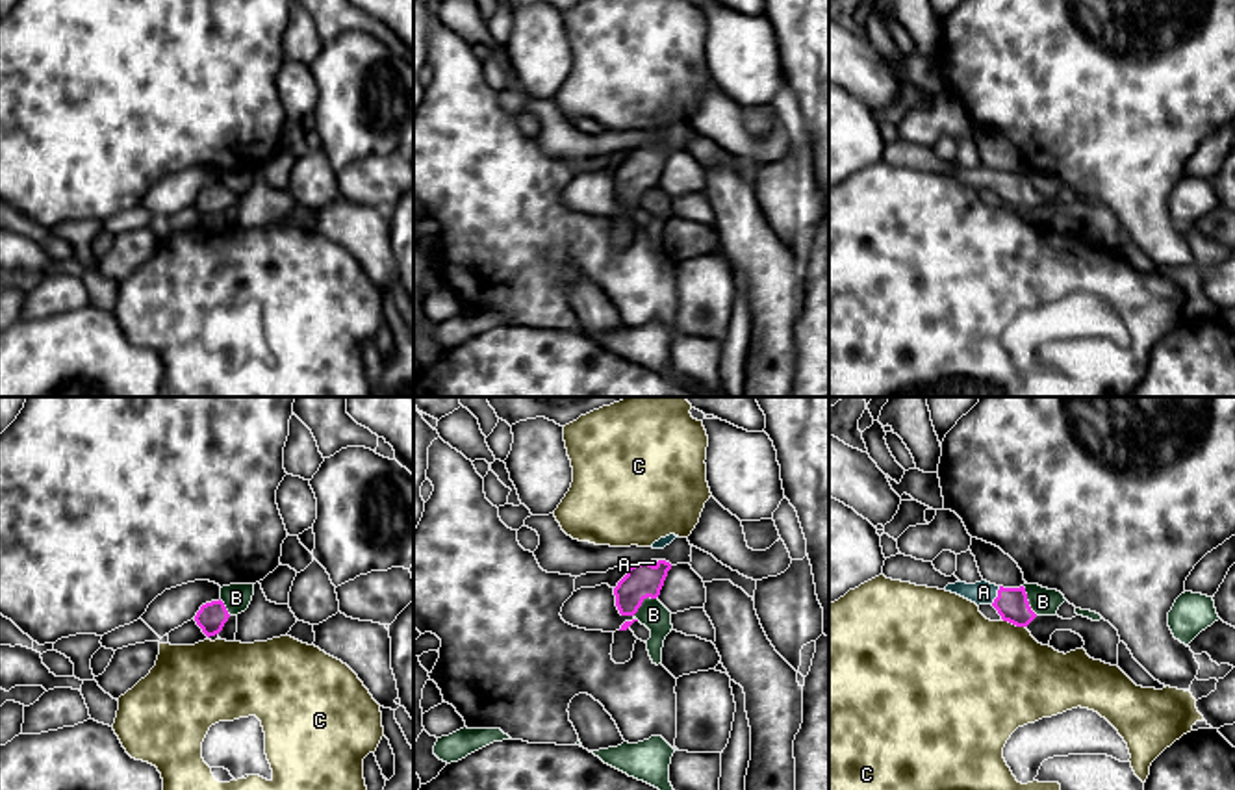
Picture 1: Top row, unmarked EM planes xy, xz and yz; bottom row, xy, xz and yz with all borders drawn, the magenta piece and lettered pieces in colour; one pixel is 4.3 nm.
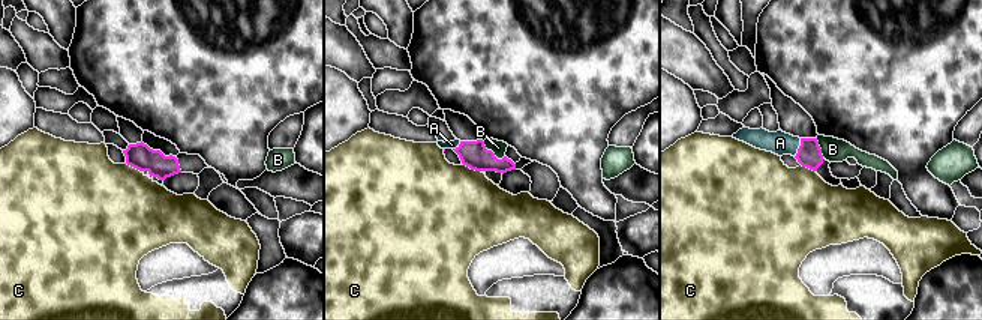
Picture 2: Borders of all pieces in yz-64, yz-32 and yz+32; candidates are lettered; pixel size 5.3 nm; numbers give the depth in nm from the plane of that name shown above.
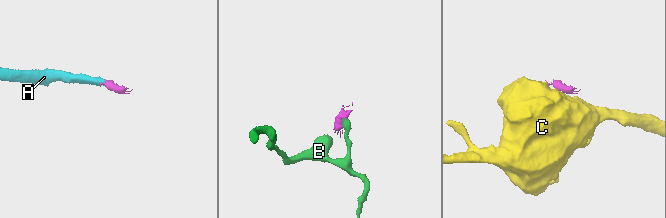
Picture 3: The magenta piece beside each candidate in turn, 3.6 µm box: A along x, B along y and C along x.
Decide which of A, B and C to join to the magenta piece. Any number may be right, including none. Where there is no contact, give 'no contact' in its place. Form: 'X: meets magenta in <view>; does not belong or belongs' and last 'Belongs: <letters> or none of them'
A: meets magenta in yz; belongs
B: meets magenta in yz; does not belong
C: meets magenta in yz; does not belong
Belongs: A

